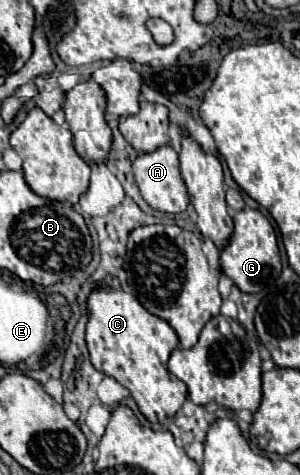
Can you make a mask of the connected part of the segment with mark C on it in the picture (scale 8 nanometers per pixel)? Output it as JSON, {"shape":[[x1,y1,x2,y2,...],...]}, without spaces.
{"shape":[[103,286,89,296,87,306,91,312,87,322,87,348,93,366,125,386,137,402,139,412,151,424,163,424,173,418,189,396,185,382,175,376,171,378,167,370,167,360,179,346,175,330,161,318,147,314,147,310,135,302,135,296,123,290,109,290]]}

